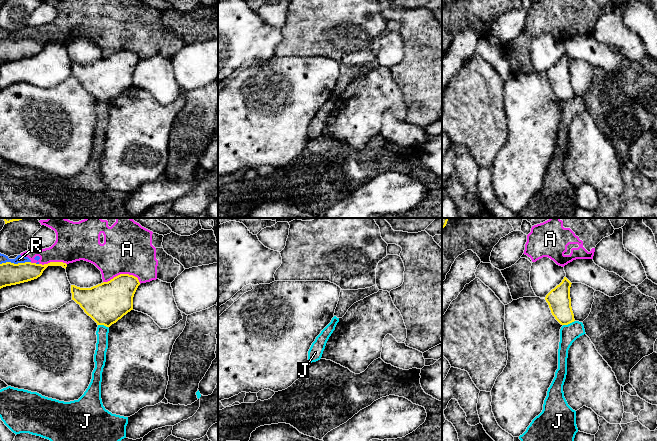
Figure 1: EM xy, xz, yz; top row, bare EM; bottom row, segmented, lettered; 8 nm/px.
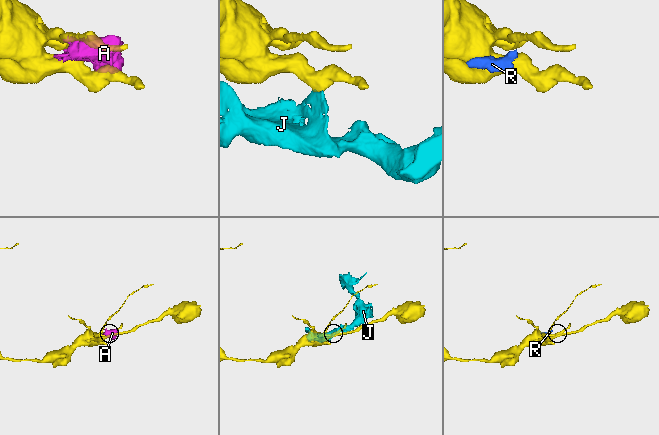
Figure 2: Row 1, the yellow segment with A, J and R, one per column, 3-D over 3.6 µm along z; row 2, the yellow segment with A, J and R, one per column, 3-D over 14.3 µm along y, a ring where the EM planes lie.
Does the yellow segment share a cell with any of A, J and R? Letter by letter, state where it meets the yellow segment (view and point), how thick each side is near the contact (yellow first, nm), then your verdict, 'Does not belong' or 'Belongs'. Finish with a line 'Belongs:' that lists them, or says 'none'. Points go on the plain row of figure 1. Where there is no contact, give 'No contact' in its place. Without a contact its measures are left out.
A: Touches yellow at xy (123, 50). Thickness 320 nm (yellow) against 400 nm. Does not belong
J: Touches yellow at yz (568, 99). Thickness 190 nm (yellow) against 150 nm. Does not belong
R: Touches yellow at xy (15, 40). Thickness 180 nm (yellow) against 60 nm. Does not belong
Belongs: none

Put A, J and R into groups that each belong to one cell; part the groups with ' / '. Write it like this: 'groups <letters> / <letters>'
groups A R / J

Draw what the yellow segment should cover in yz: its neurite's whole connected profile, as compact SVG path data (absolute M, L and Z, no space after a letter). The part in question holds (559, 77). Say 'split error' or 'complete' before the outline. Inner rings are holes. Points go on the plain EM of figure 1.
complete; M564 53L562 58L545 73L552 91L561 101L568 101L575 97L570 74L571 60L572 59Z

